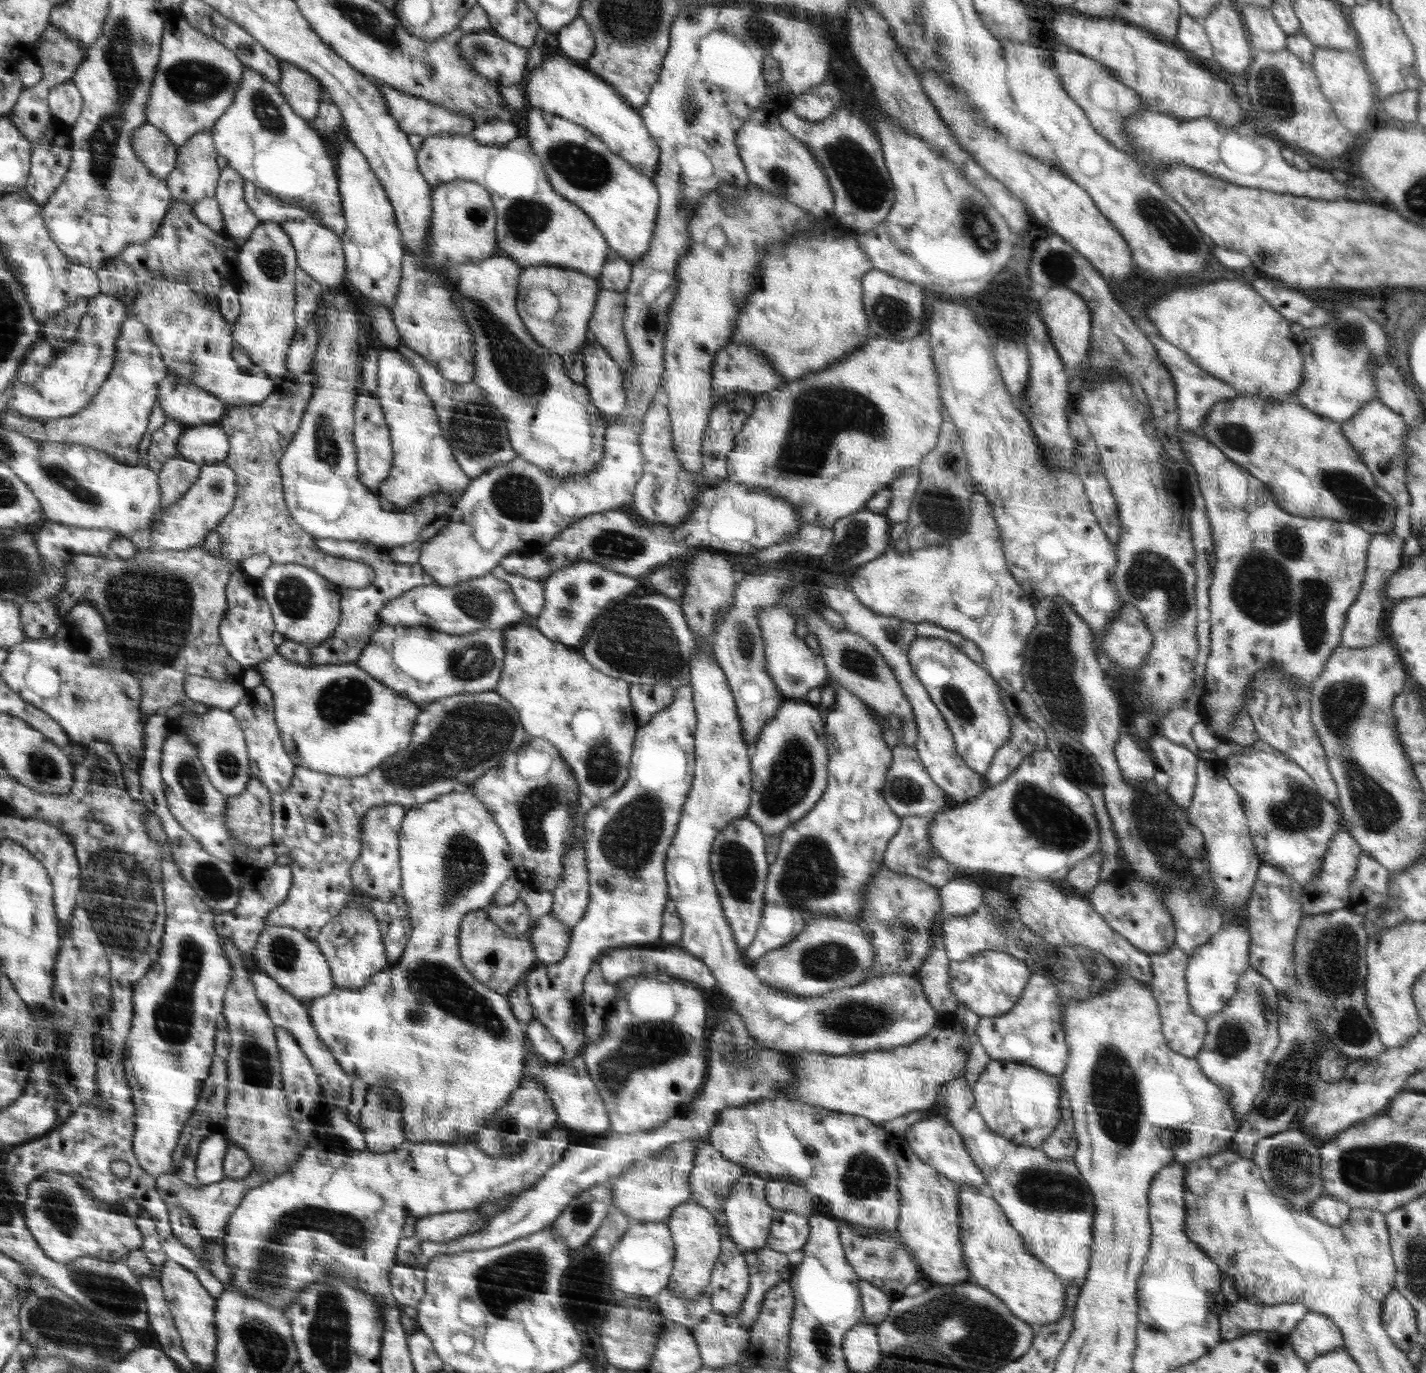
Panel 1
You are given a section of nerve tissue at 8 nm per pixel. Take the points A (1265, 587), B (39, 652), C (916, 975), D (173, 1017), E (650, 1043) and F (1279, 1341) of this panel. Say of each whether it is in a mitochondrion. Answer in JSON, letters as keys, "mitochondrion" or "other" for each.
{"A":"mitochondrion","B":"other","C":"other","D":"mitochondrion","E":"mitochondrion","F":"other"}

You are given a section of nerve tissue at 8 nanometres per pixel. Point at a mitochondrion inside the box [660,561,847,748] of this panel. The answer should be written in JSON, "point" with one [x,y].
{"point":[744,641]}

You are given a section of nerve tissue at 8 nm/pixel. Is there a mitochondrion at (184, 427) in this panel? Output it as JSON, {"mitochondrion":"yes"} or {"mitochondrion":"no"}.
{"mitochondrion":"no"}

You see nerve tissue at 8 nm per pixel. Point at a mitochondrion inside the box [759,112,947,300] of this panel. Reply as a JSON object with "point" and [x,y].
{"point":[866,189]}

